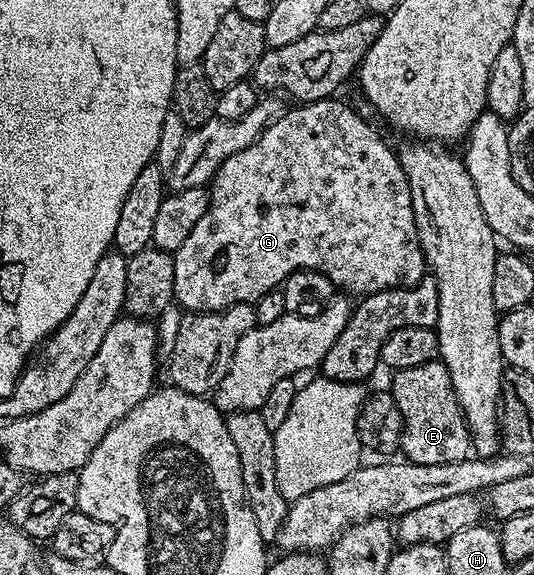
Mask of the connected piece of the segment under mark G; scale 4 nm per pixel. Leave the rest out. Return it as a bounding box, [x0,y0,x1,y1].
[173,99,429,313]

